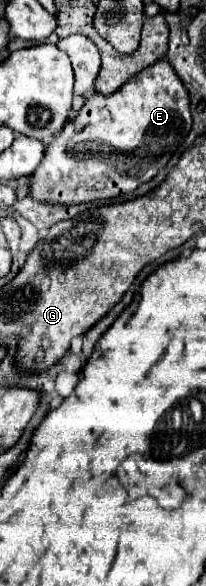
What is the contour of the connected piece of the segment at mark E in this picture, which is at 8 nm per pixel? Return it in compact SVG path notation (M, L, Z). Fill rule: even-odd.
M164 56L110 96L96 92L86 100L72 124L66 124L46 148L44 160L32 174L32 196L40 202L80 204L132 192L168 164L190 130L190 94Z

